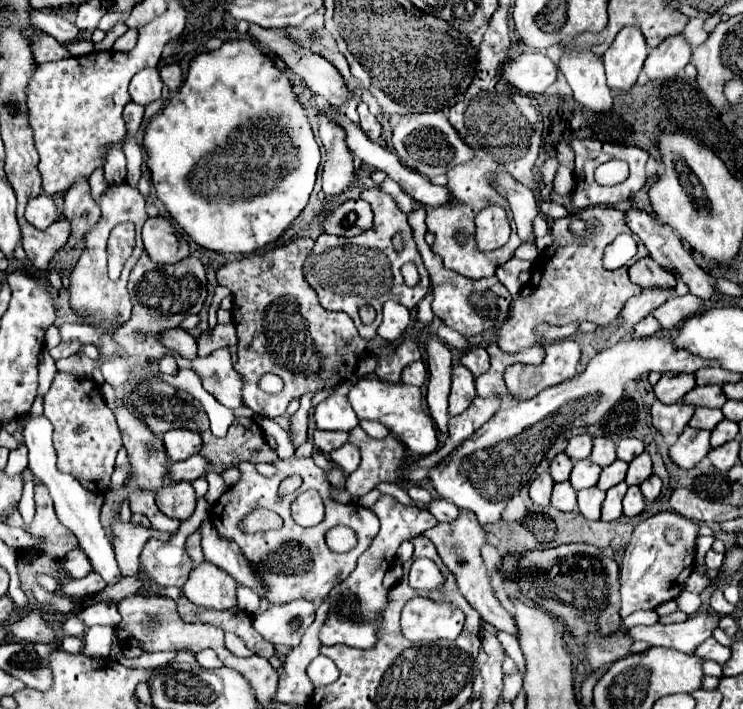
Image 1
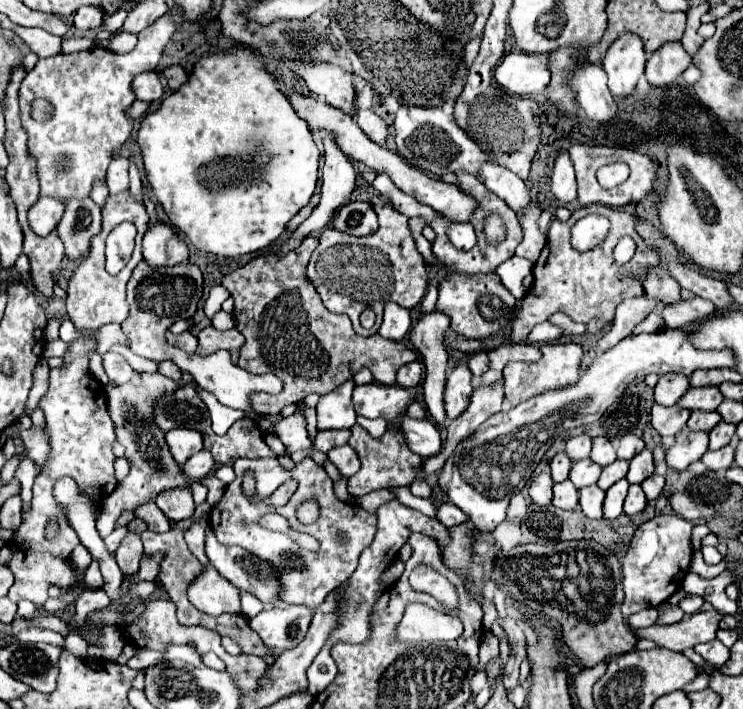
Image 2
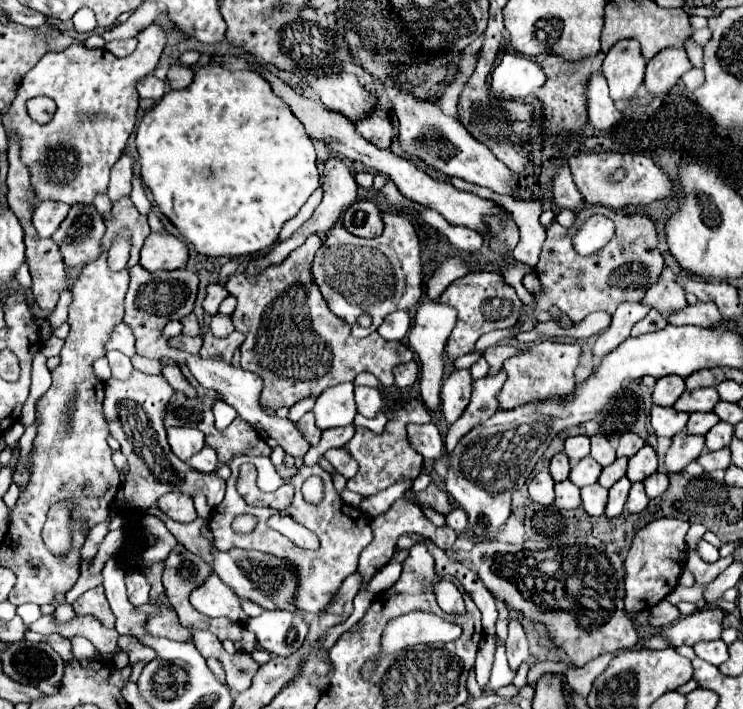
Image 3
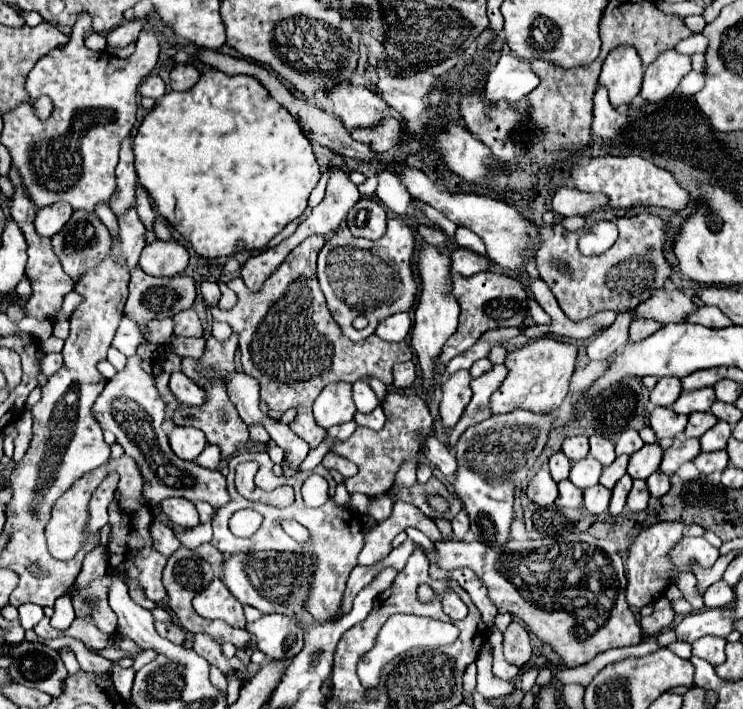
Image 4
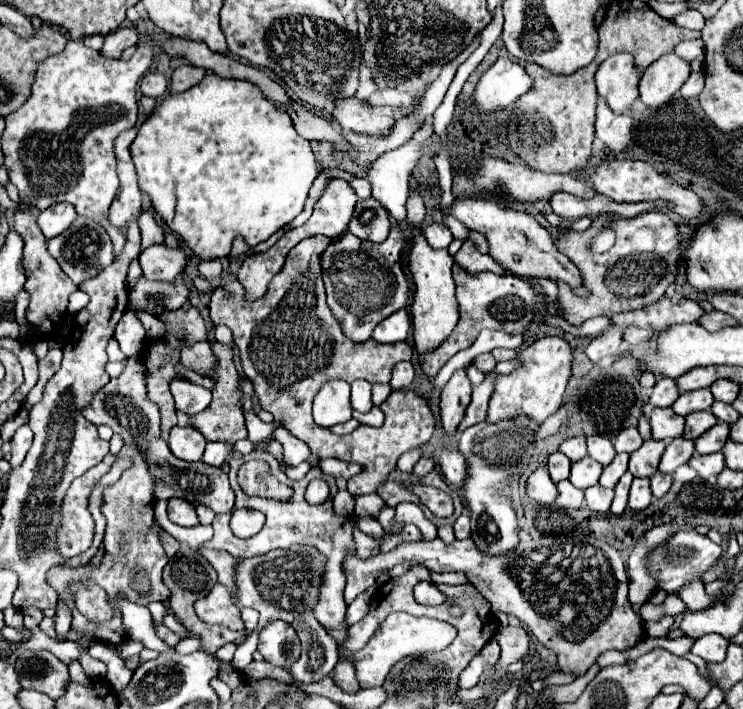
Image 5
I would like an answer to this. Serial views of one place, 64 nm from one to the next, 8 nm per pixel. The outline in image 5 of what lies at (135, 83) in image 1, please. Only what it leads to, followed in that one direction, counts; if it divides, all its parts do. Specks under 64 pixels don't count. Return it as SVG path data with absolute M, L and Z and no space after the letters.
M148 72L142 76L140 82L140 90L144 96L152 96L152 98L162 98L166 94L168 88L168 80L166 76L158 74L158 72Z

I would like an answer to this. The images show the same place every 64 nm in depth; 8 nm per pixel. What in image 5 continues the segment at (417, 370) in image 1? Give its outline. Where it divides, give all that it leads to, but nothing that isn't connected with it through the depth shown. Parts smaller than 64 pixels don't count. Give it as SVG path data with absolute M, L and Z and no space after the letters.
M398 362L396 368L392 370L390 388L392 390L402 390L402 388L410 386L412 380L414 380L414 366L410 362Z

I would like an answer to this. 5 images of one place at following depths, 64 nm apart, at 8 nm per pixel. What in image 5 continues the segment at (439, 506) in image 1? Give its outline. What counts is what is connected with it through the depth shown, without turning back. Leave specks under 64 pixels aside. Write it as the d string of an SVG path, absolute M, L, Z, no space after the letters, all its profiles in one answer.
M464 512L464 514L462 514L458 520L456 520L456 524L454 524L454 532L456 532L456 538L458 538L458 540L470 538L472 530L468 512Z

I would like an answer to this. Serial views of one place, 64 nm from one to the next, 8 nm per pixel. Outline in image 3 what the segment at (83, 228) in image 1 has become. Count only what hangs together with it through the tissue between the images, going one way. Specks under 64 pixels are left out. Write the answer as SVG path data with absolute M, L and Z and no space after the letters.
M74 204L70 214L54 232L66 268L82 268L104 252L102 236L106 232L102 216L92 204Z

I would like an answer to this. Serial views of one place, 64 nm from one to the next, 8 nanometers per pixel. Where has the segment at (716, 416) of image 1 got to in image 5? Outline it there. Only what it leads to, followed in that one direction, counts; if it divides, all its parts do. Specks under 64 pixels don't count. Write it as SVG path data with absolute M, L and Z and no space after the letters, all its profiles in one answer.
M702 410L702 412L692 412L686 416L686 430L684 436L688 436L690 440L696 440L698 436L702 436L708 428L712 428L716 424L716 416L712 416L710 410Z

